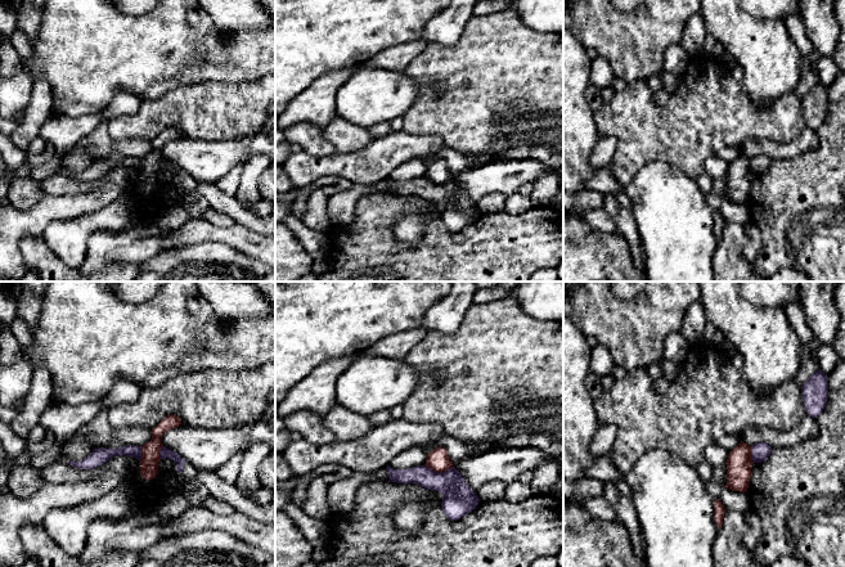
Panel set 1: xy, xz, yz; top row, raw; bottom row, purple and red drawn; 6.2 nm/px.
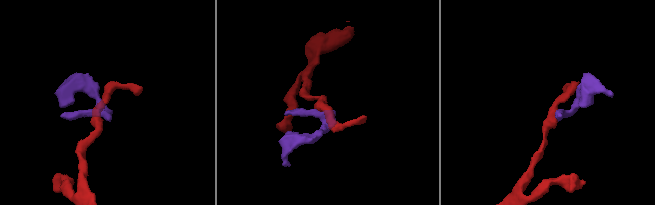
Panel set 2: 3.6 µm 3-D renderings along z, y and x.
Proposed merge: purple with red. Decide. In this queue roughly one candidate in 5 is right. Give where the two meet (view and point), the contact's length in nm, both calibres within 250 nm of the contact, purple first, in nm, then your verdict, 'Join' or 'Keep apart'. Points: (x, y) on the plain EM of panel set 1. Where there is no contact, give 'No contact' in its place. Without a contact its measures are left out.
Touches purple at xz (437, 184). Shared border 180 nm. Thickness 190 nm (purple) against 140 nm. Keep apart

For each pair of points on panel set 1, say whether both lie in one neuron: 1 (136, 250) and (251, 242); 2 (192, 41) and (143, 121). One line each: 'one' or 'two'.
1: one
2: two

